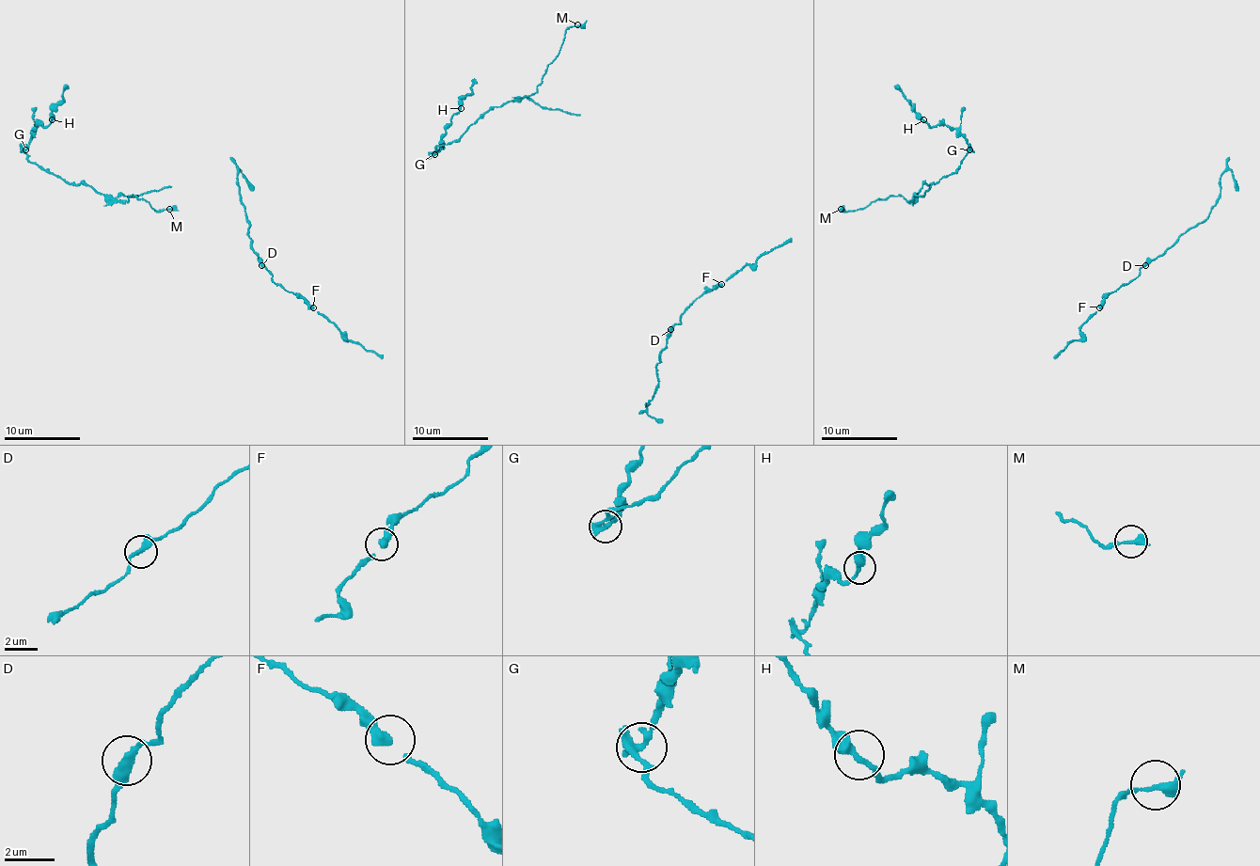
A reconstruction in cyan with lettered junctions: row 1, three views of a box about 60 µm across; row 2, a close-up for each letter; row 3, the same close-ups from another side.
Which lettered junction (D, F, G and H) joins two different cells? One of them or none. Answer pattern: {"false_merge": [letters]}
{"false_merge": ["G"]}

